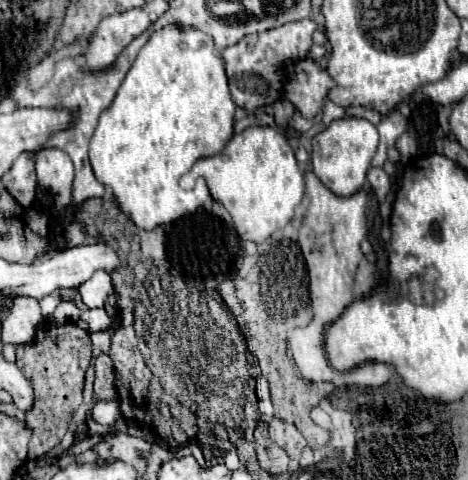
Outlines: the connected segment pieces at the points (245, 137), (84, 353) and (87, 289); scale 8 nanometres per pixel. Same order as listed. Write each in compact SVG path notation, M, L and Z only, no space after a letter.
M248 127L248 129L244 129L240 135L234 135L228 141L224 151L220 151L214 157L200 159L192 167L192 173L206 179L210 195L218 203L222 203L226 207L226 211L232 215L232 221L234 221L234 227L236 227L240 239L248 239L254 243L262 243L272 233L284 229L294 219L296 207L300 205L302 195L304 195L304 175L298 169L294 151L292 151L290 143L286 141L286 137L274 127Z
M66 323L58 329L46 327L46 331L40 331L32 343L20 345L16 349L16 365L30 379L36 393L34 409L26 413L26 423L32 429L32 437L28 443L28 459L42 457L42 453L54 449L64 437L72 413L82 403L84 373L90 365L90 359L90 337L76 323Z
M96 271L86 283L82 283L78 287L78 293L80 293L84 305L90 309L102 307L110 291L112 291L112 279L104 271Z

